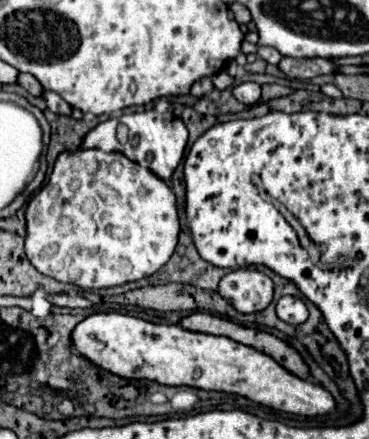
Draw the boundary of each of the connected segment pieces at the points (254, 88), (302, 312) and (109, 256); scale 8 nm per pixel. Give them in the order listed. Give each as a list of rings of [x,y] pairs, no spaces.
[[[240,83],[240,85],[234,85],[230,91],[240,103],[254,105],[254,103],[258,103],[262,89],[260,89],[258,83]]]
[[[286,295],[286,297],[282,297],[278,301],[276,313],[278,313],[278,317],[282,321],[286,321],[290,325],[300,325],[300,323],[304,323],[308,319],[306,305],[298,297],[290,297],[290,295]]]
[[[76,149],[76,151],[64,151],[58,155],[56,163],[54,163],[54,171],[48,179],[48,183],[34,193],[34,197],[30,199],[28,207],[26,207],[26,255],[30,259],[30,263],[42,273],[48,275],[56,281],[62,283],[74,283],[82,289],[102,289],[102,287],[114,287],[114,285],[122,285],[128,281],[138,281],[142,277],[150,277],[152,273],[156,273],[174,253],[176,243],[178,243],[178,233],[180,233],[180,223],[178,223],[178,211],[176,211],[176,197],[172,193],[172,189],[160,179],[156,177],[150,169],[130,161],[126,155],[112,151],[112,153],[104,153],[100,149]]]

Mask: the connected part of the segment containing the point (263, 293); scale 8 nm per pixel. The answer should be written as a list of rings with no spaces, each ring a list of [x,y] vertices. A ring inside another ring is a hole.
[[[236,269],[222,277],[218,293],[224,299],[234,303],[234,309],[240,313],[258,313],[264,311],[274,293],[272,279],[256,269]]]

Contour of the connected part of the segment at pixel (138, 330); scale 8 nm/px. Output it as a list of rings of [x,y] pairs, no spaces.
[[[94,313],[76,325],[76,329],[72,331],[72,343],[86,359],[126,379],[150,379],[162,385],[186,385],[186,387],[196,387],[196,389],[236,393],[260,405],[272,407],[276,411],[286,411],[286,413],[304,415],[304,417],[328,415],[336,409],[334,397],[324,387],[292,375],[266,353],[260,353],[228,337],[188,331],[188,329],[182,329],[180,325],[156,325],[156,323],[150,323],[150,321],[132,317],[132,315],[124,315],[124,313]]]

